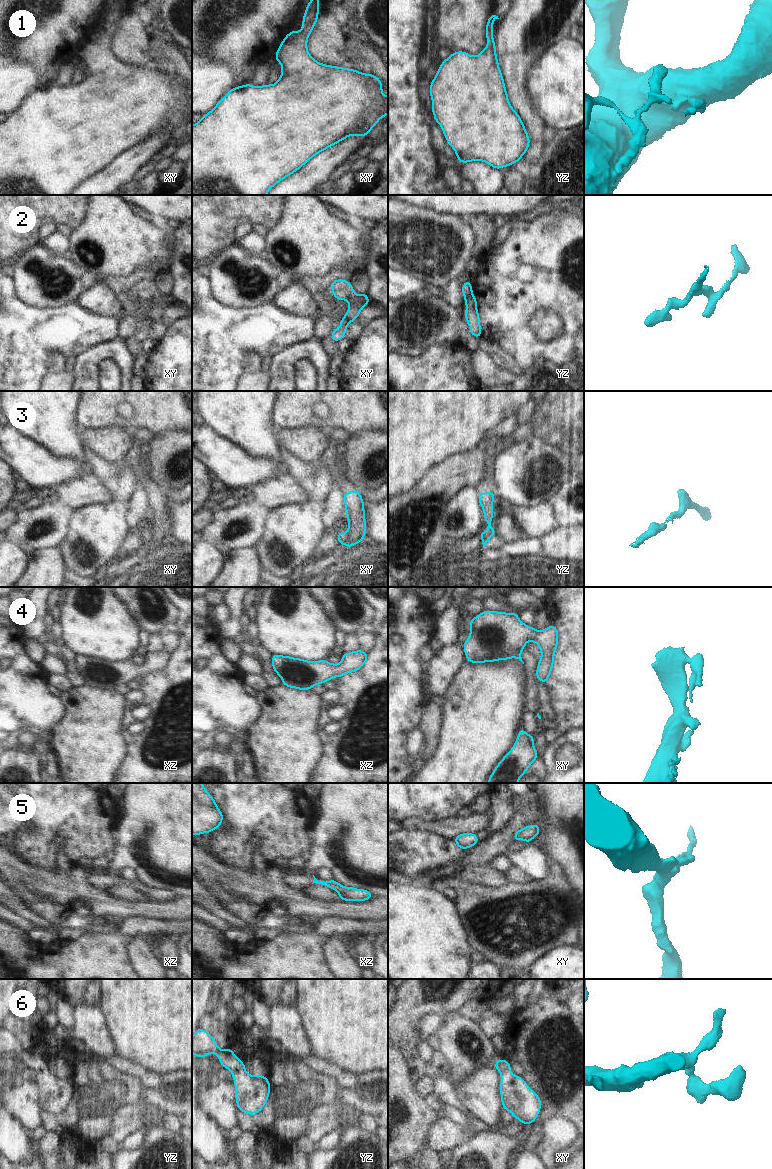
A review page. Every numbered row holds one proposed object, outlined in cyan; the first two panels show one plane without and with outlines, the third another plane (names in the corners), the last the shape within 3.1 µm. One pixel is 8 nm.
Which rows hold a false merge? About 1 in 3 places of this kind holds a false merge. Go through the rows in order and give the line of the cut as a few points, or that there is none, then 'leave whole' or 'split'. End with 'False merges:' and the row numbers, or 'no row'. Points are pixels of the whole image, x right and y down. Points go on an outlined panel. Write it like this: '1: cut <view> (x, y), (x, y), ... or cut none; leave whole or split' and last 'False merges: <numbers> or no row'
1: cut none; leave whole
2: cut xy (355, 295), (347, 299); split
3: cut xy (348, 533), (346, 545); split
4: cut none; leave whole
5: cut none; leave whole
6: cut none; leave whole
False merges: 2, 3

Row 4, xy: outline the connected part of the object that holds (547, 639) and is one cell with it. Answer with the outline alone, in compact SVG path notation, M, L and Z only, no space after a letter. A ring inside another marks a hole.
M485 610L474 617L469 625L470 635L467 641L462 644L468 662L484 663L517 658L524 664L521 651L525 648L525 644L528 641L532 641L539 645L541 651L536 678L546 684L553 668L554 654L558 645L558 630L554 624L542 631L537 631L534 627L529 627L521 622L518 613Z

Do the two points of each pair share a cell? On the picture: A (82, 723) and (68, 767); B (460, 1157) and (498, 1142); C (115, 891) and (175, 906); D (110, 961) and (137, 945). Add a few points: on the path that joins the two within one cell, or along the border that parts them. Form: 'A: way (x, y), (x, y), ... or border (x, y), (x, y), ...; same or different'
A: way (82, 734), (82, 753), (79, 756); same
B: way (469, 1157), (482, 1157), (489, 1150); same
C: border (118, 899), (126, 901), (142, 900); different
D: border (131, 937), (129, 942), (129, 959), (134, 968); different

